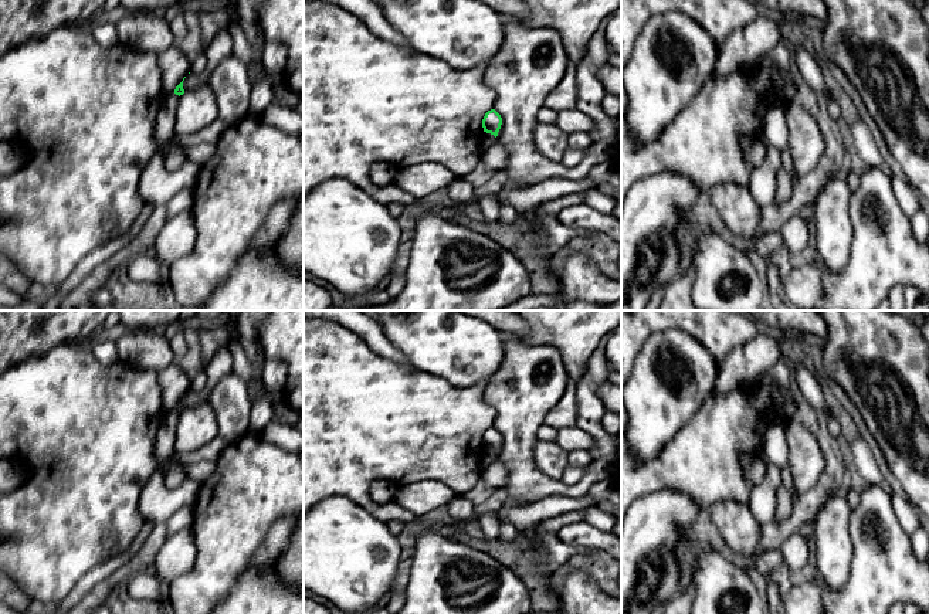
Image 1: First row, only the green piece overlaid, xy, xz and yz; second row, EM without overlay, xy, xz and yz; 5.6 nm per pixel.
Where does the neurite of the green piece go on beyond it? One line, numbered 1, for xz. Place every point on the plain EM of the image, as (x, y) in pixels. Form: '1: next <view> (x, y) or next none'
1: next none

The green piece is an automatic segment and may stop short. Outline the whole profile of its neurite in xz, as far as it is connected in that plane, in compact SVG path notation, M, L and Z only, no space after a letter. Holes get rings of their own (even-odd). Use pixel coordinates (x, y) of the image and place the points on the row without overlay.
M491 427L485 431L482 437L484 450L491 451L496 455L501 442L502 442L502 435L495 427Z

